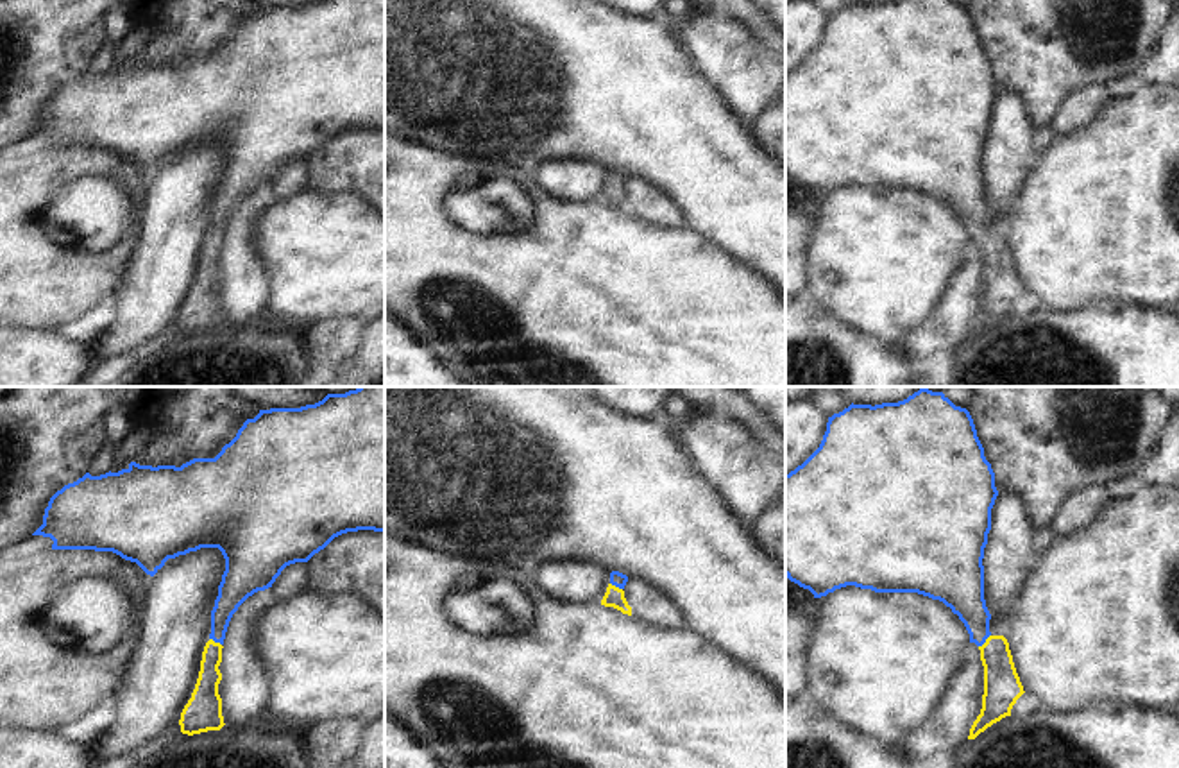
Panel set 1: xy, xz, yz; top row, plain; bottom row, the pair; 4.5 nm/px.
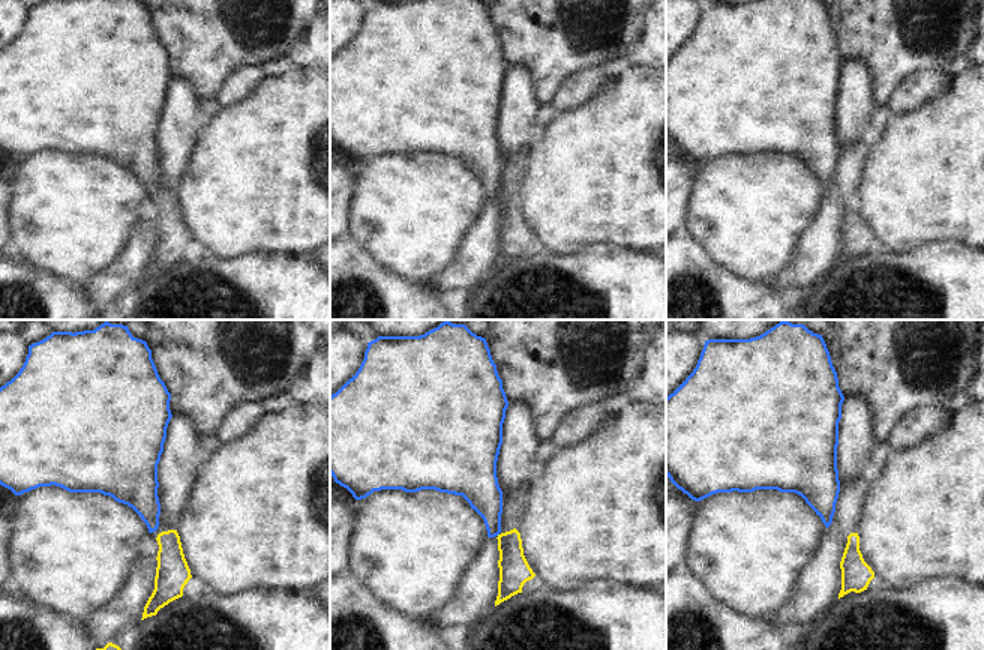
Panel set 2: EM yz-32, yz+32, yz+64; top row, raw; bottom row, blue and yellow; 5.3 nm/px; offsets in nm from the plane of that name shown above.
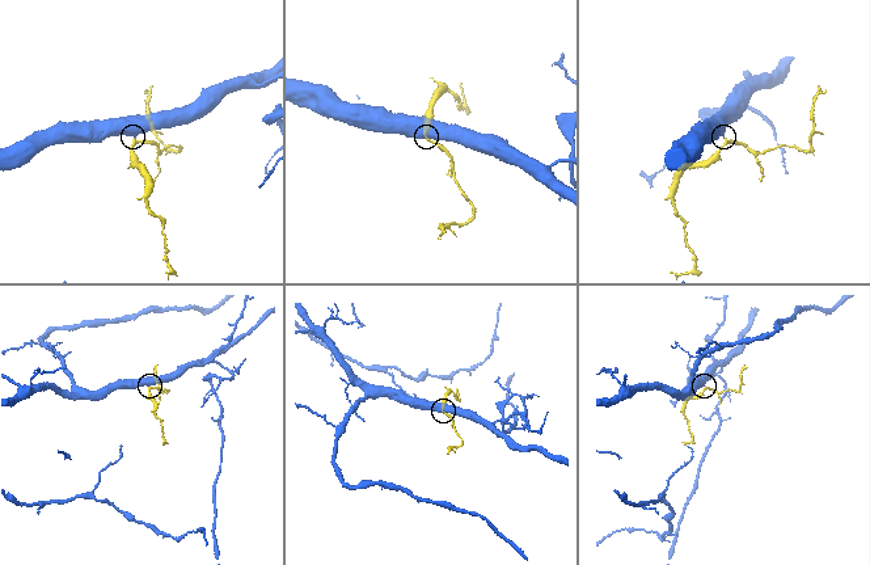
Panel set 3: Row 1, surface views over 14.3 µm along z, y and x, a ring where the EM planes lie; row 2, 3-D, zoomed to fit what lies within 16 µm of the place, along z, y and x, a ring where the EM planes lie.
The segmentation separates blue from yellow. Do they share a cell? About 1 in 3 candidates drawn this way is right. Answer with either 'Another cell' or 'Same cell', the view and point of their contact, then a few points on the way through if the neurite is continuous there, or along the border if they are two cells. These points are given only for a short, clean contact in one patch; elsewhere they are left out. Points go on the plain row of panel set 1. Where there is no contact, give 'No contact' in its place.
Same cell. Touches blue at yz (984, 240). Path across: yz (963, 190), (984, 240), (995, 251), (1002, 287)

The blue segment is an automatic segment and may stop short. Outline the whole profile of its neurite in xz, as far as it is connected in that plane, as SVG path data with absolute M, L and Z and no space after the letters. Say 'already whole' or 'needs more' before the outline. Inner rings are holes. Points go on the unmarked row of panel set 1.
needs more; M612 170L610 183L601 199L601 204L614 206L614 208L621 209L623 213L632 215L632 206L628 204L628 201L624 197L624 190L623 190L626 181L628 181L626 174L619 172L619 170Z

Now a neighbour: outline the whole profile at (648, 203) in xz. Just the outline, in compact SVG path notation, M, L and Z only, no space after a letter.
M628 175L623 190L633 217L662 227L691 227L683 209L658 184Z

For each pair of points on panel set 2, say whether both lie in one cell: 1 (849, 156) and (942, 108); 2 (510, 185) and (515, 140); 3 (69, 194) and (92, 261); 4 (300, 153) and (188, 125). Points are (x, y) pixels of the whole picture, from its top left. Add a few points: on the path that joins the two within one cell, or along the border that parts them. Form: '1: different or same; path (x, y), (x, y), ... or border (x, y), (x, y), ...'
1: different; border (872, 141), (860, 180)
2: different; border (524, 158), (503, 167)
3: same; path (69, 210), (75, 245)
4: different; border (204, 122), (188, 161)

